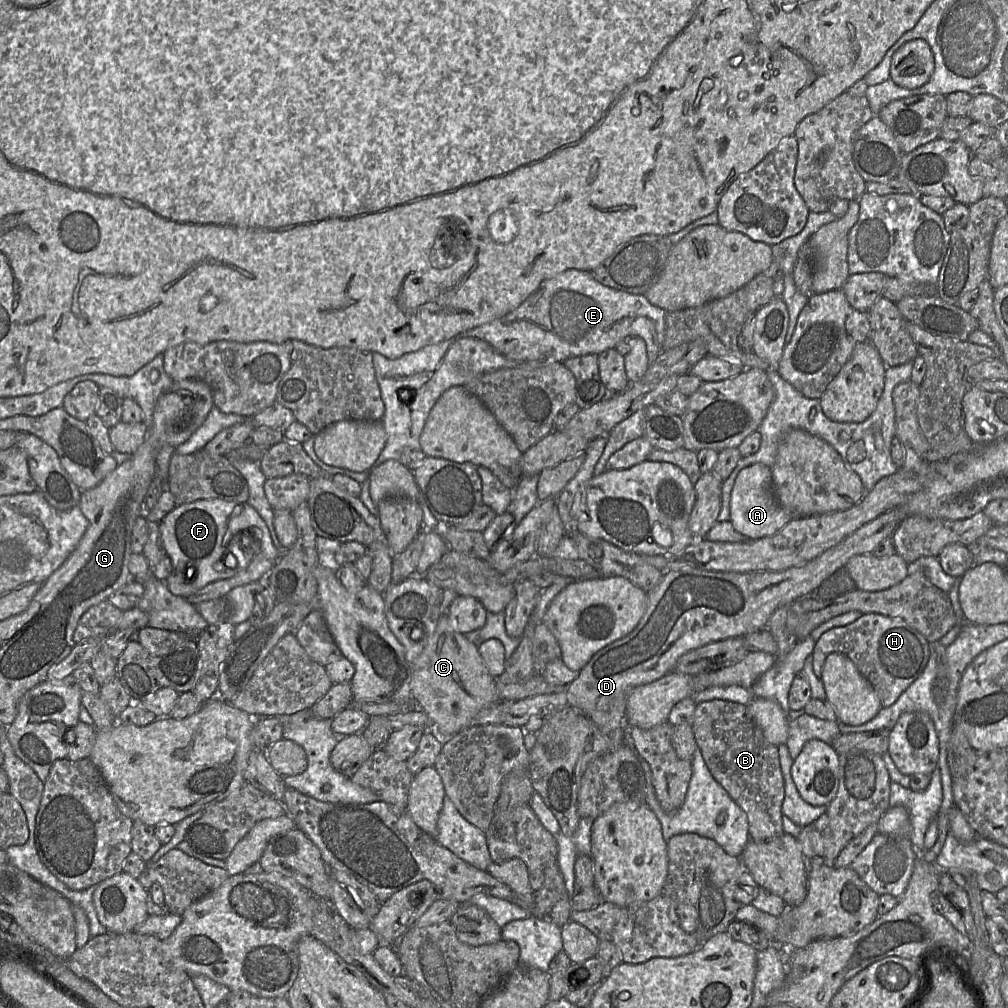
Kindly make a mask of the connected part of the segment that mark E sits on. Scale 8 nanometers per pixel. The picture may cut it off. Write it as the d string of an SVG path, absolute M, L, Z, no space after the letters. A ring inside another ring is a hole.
M570 269L543 281L515 310L451 339L406 353L397 359L389 359L378 352L372 352L375 377L385 407L382 422L387 435L385 447L375 466L390 459L400 462L405 447L421 449L420 435L438 398L450 387L464 386L480 374L502 368L517 368L526 362L564 362L572 357L599 355L607 349L615 348L626 336L640 337L645 341L651 364L663 351L667 313L662 308L652 305L644 295L615 290L602 285L591 272ZM403 389L411 391L411 397L409 394L407 400L401 399Z

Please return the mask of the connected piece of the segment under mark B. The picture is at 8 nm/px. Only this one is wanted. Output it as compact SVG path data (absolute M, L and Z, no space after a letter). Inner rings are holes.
M724 700L698 703L690 726L710 773L746 813L750 841L765 842L785 833L781 811L785 787L778 748L764 739L747 705Z

